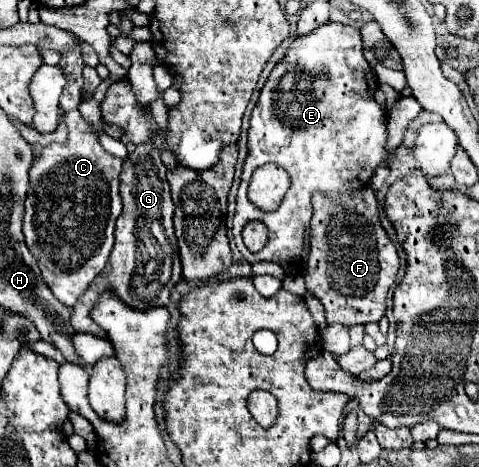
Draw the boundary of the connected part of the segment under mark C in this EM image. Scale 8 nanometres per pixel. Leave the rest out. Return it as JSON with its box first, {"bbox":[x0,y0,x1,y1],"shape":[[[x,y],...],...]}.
{"bbox":[23,108,123,308],"shape":[[[77,108],[65,112],[63,122],[67,124],[67,132],[69,132],[67,140],[63,144],[53,142],[45,146],[29,168],[31,184],[25,198],[23,230],[25,230],[25,244],[31,250],[31,254],[35,254],[45,284],[51,288],[57,300],[73,308],[81,298],[81,294],[87,290],[87,286],[95,280],[95,276],[103,272],[109,260],[109,252],[113,248],[115,220],[121,214],[119,172],[123,160],[103,150],[103,146],[99,144],[97,130],[91,126],[89,120],[81,116]]]}

